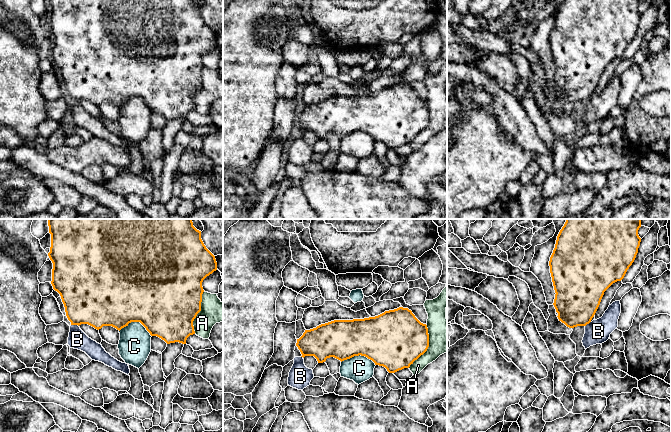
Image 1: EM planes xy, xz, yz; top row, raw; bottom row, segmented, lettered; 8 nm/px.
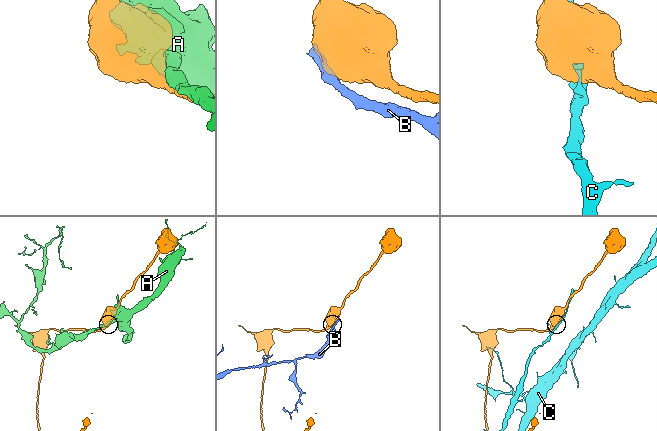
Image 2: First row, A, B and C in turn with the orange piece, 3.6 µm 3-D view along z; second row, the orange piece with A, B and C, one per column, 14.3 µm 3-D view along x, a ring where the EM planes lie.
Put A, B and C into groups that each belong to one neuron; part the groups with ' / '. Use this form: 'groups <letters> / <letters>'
groups A / B / C

